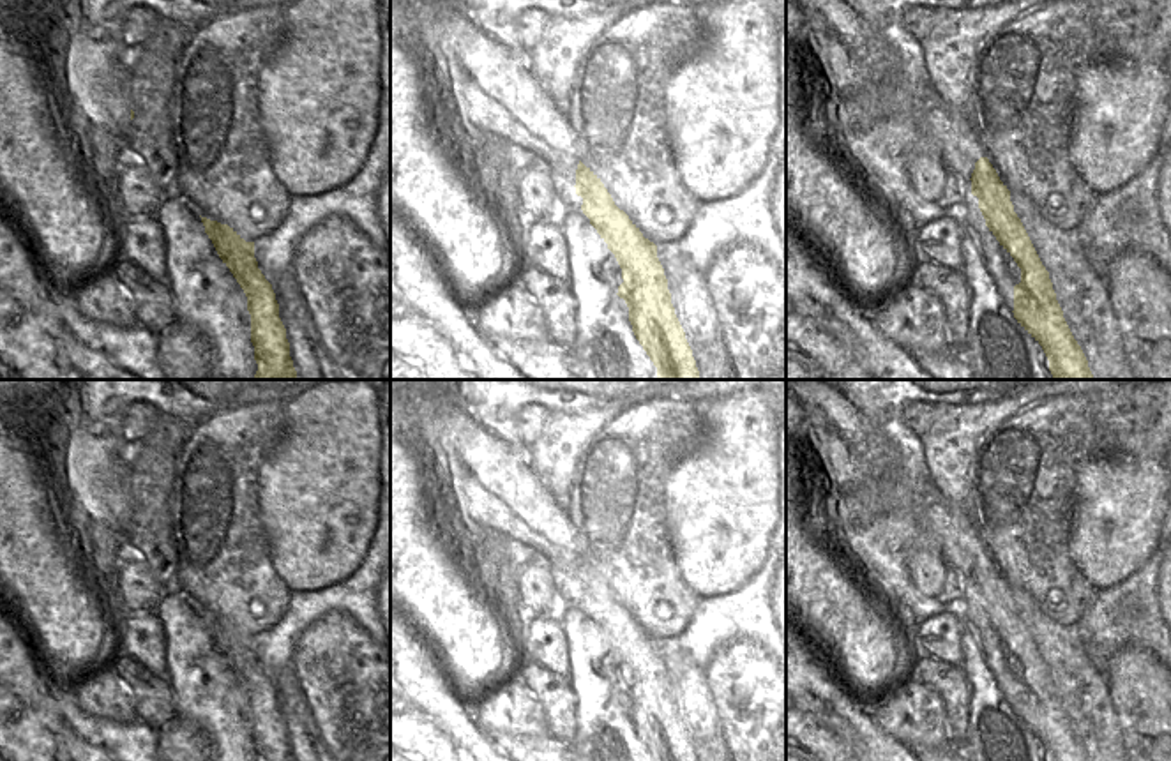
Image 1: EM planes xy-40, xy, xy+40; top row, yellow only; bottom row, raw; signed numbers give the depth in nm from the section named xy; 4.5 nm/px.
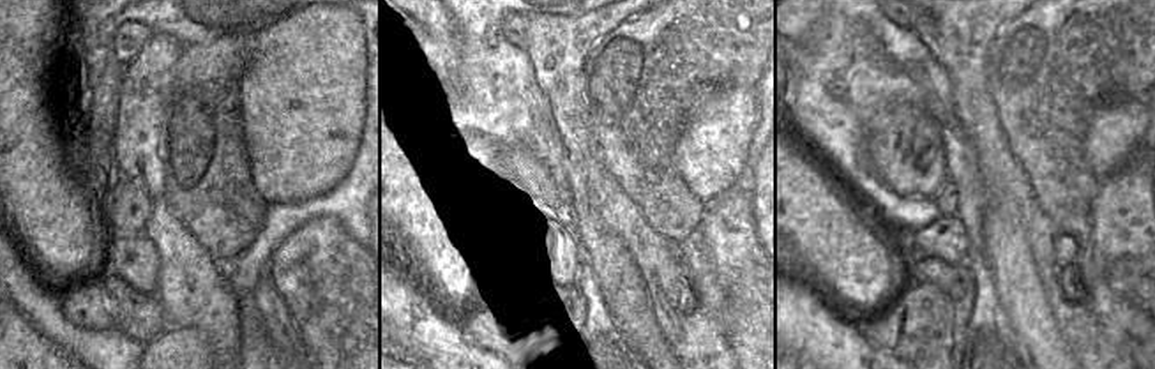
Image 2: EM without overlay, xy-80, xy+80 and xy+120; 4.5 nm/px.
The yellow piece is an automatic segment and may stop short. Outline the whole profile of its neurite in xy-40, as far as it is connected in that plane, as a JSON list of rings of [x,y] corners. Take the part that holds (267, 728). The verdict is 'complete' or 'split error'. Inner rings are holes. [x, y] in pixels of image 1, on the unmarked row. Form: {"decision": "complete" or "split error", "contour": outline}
{"decision": "complete", "contour": [[[201,613],[205,629],[247,692],[251,738],[258,761],[293,761],[286,724],[272,680],[258,664],[254,637],[246,637],[233,623]]]}

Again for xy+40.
{"decision": "complete", "contour": [[[987,553],[975,558],[970,576],[986,622],[1021,664],[1021,678],[1014,682],[1014,713],[1042,742],[1049,761],[1088,761],[1063,713],[1049,667],[1014,607],[1010,586]]]}

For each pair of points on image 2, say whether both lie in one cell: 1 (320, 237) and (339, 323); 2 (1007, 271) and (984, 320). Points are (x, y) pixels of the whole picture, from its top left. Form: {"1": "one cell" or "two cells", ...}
{"1": "one cell", "2": "two cells"}

